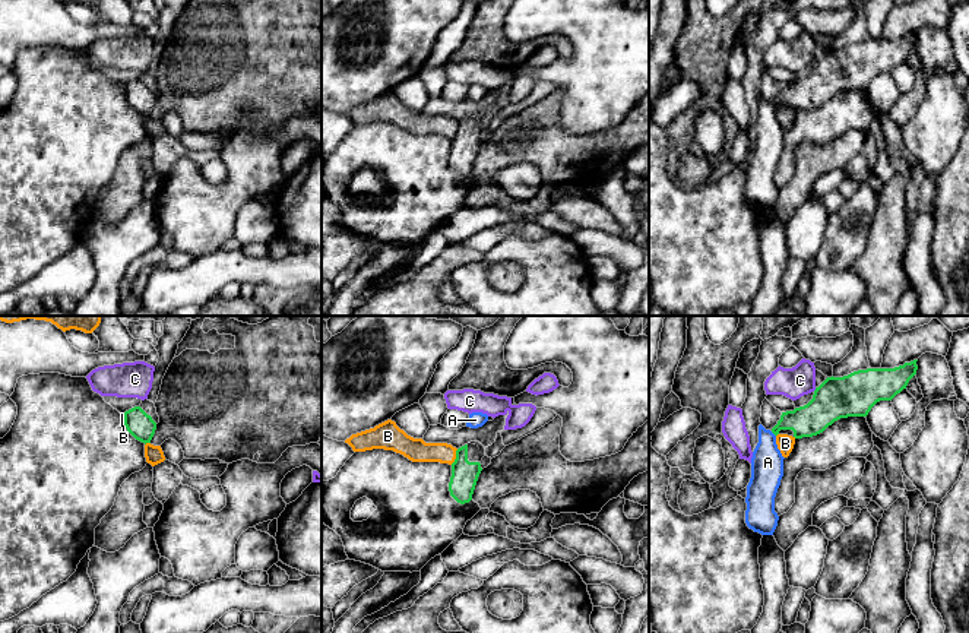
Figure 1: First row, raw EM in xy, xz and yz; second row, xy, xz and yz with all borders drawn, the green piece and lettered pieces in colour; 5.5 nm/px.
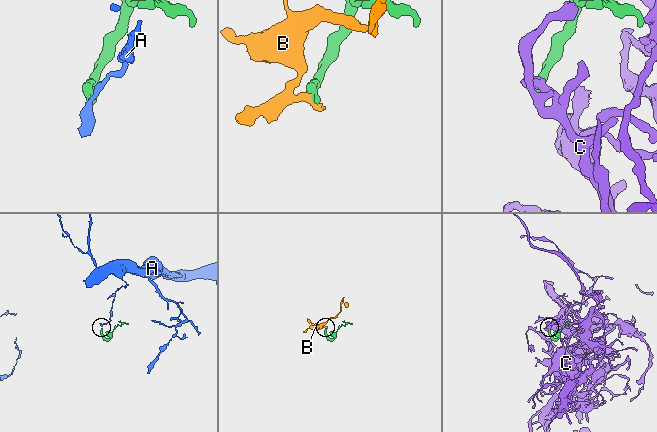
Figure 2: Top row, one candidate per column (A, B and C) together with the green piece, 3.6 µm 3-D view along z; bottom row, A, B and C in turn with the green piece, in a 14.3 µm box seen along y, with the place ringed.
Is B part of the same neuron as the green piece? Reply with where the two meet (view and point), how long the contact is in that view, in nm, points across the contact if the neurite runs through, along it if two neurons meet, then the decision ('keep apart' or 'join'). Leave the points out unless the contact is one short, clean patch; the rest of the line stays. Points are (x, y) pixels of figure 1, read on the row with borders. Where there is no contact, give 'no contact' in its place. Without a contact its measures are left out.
meets green in xz at (456, 456); contact 100 nm long; border along xz (458, 449), (456, 458), (450, 464); keep apart

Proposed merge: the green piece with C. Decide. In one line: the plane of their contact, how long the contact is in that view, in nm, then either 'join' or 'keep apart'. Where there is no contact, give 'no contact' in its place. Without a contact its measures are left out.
meets green in yz; contact 30 nm long; keep apart

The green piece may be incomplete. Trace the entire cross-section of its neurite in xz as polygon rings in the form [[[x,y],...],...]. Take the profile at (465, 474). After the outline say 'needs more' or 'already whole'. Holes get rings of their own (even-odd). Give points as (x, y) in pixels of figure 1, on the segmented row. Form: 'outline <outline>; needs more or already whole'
outline [[[471,441],[456,450],[449,491],[457,503],[465,504],[472,500],[478,477],[482,471],[479,462],[484,456],[485,447],[479,441]]]; needs more

